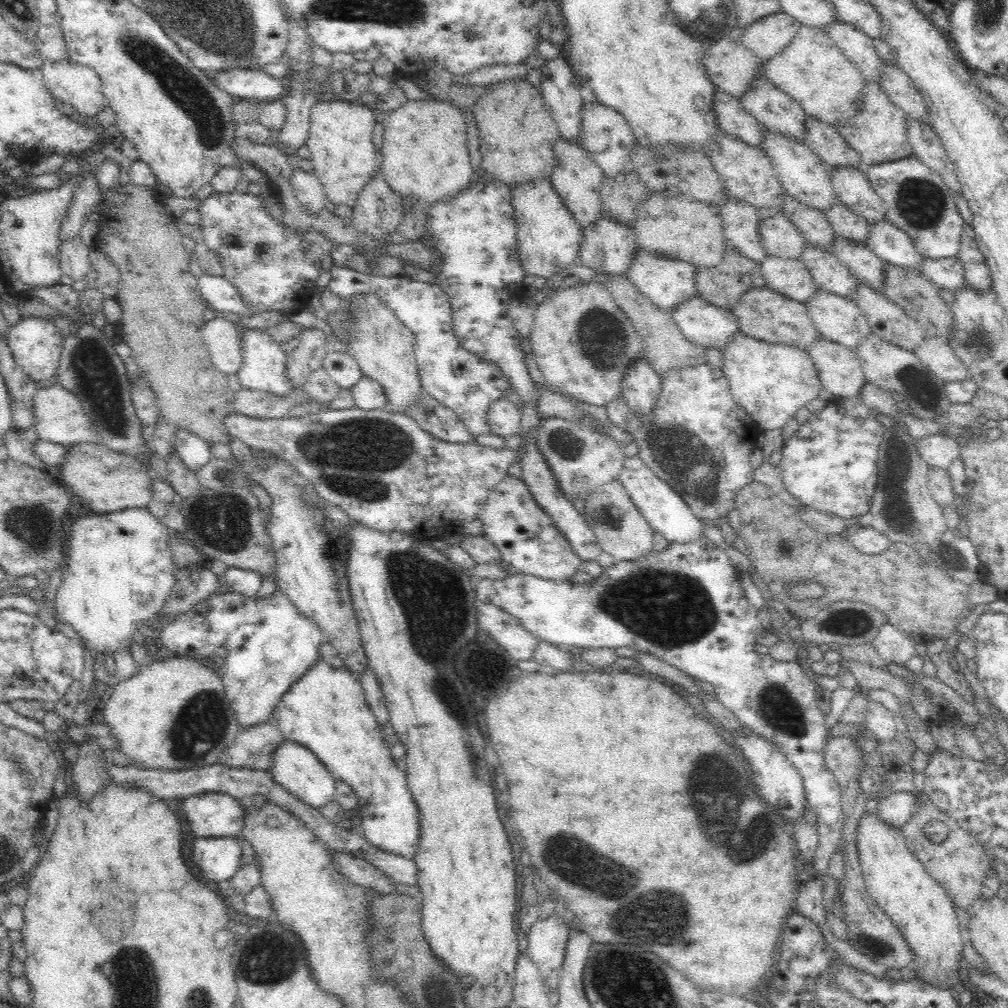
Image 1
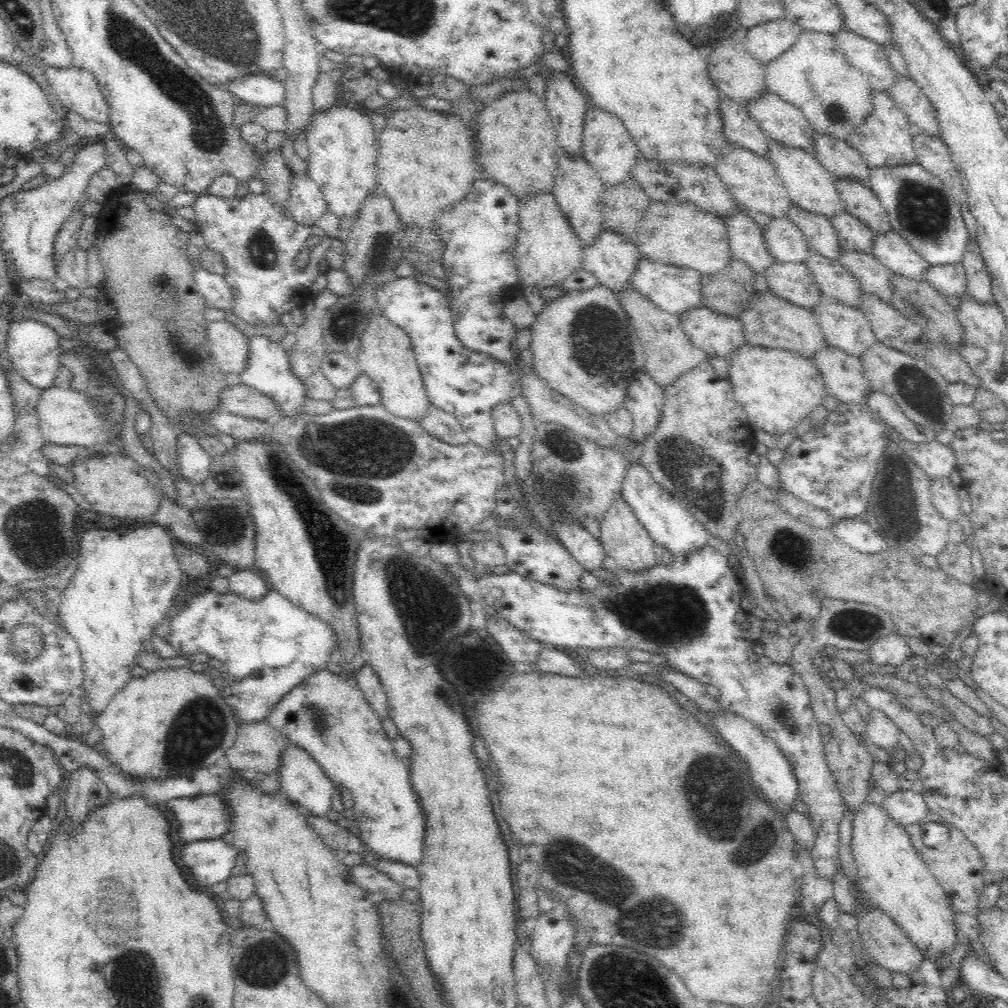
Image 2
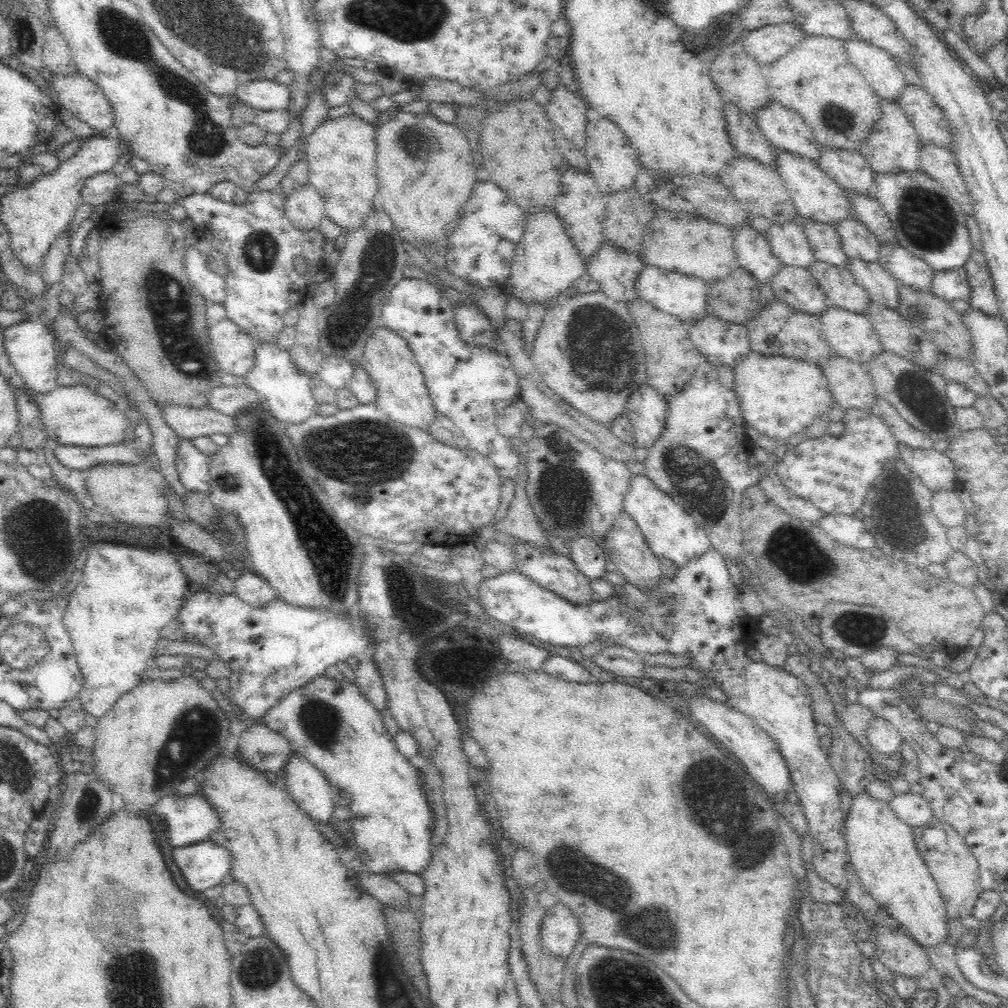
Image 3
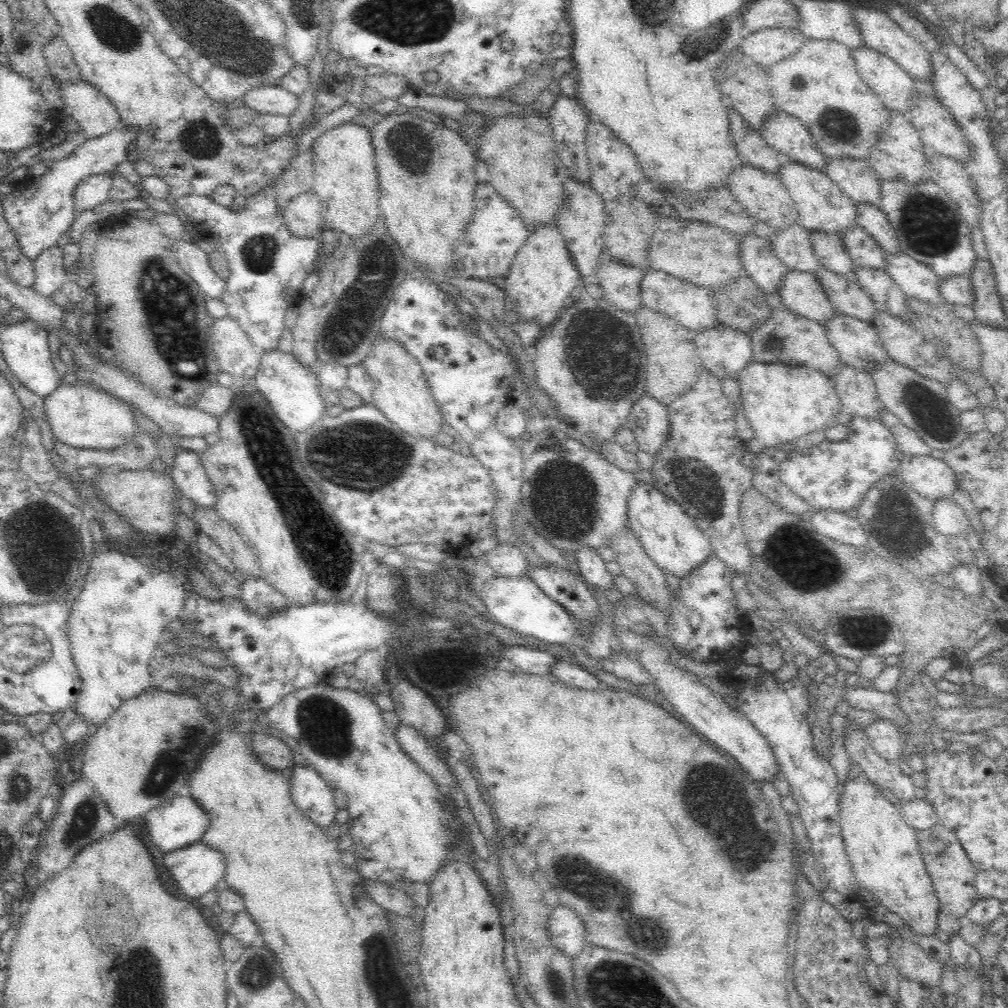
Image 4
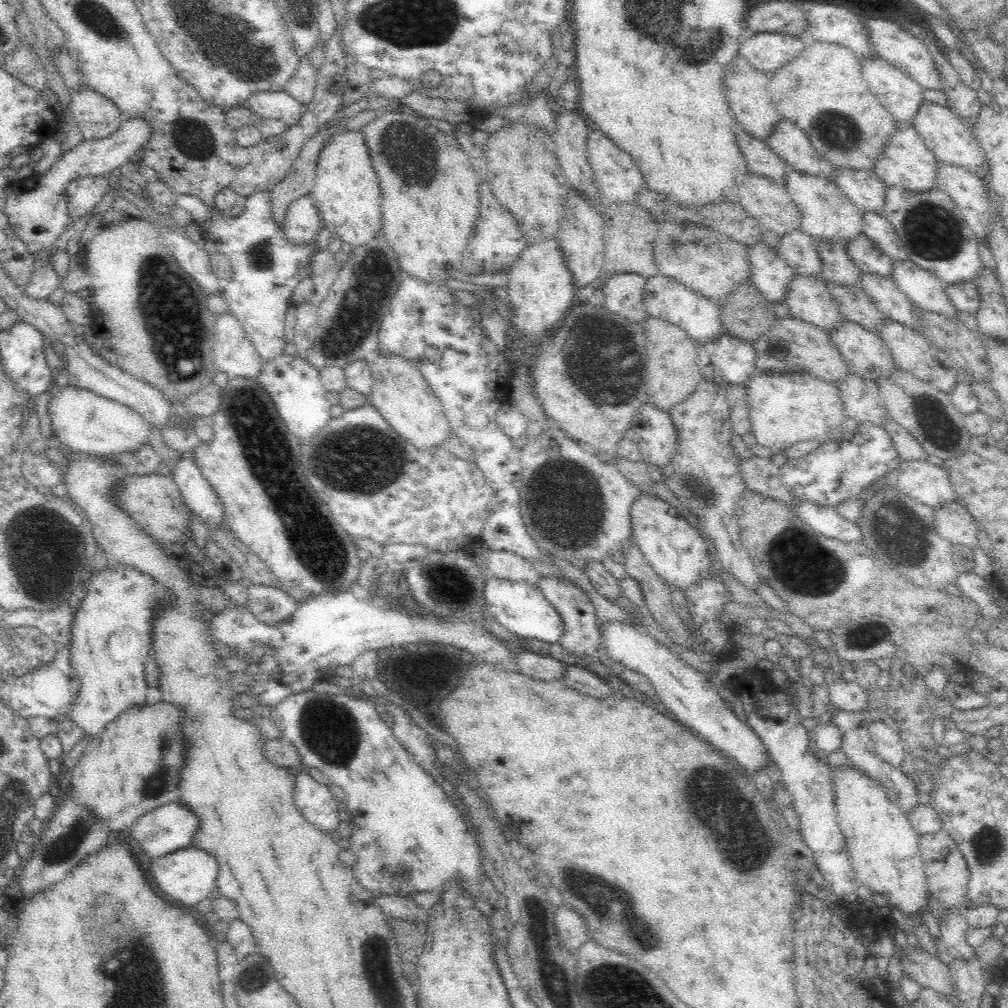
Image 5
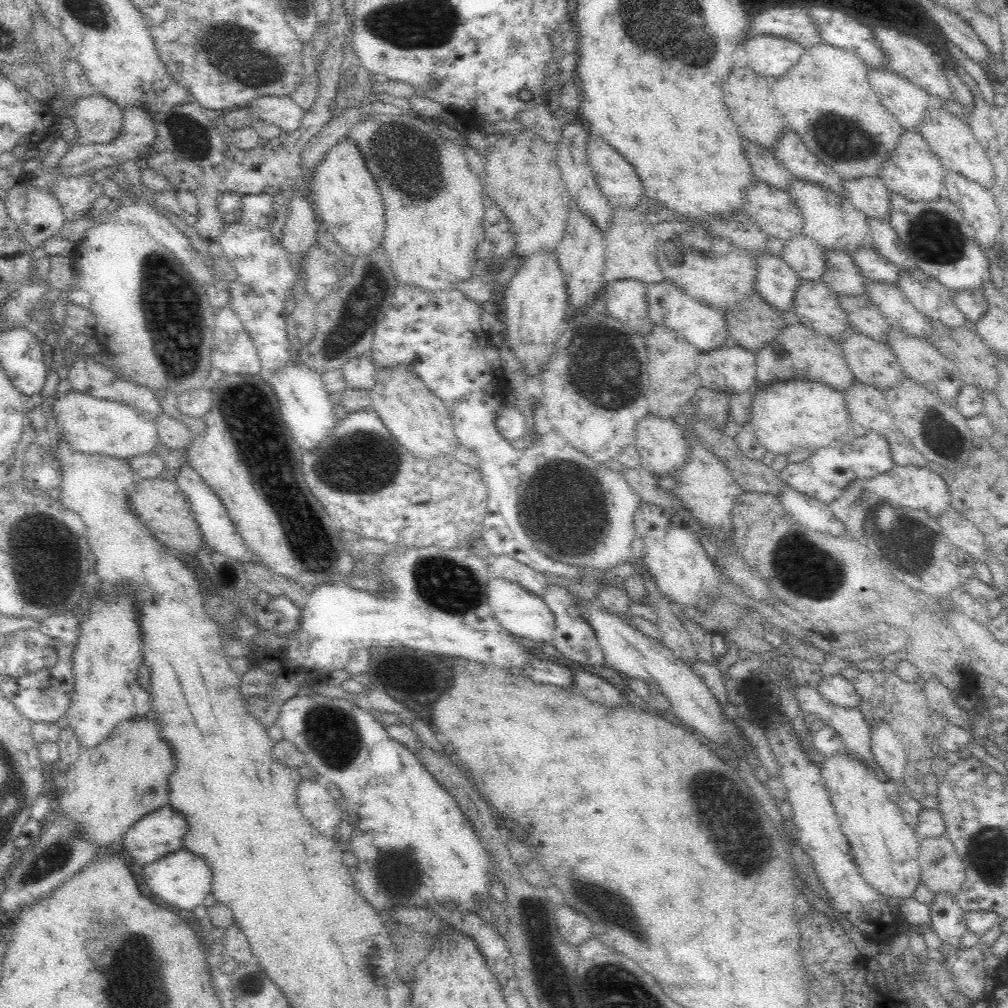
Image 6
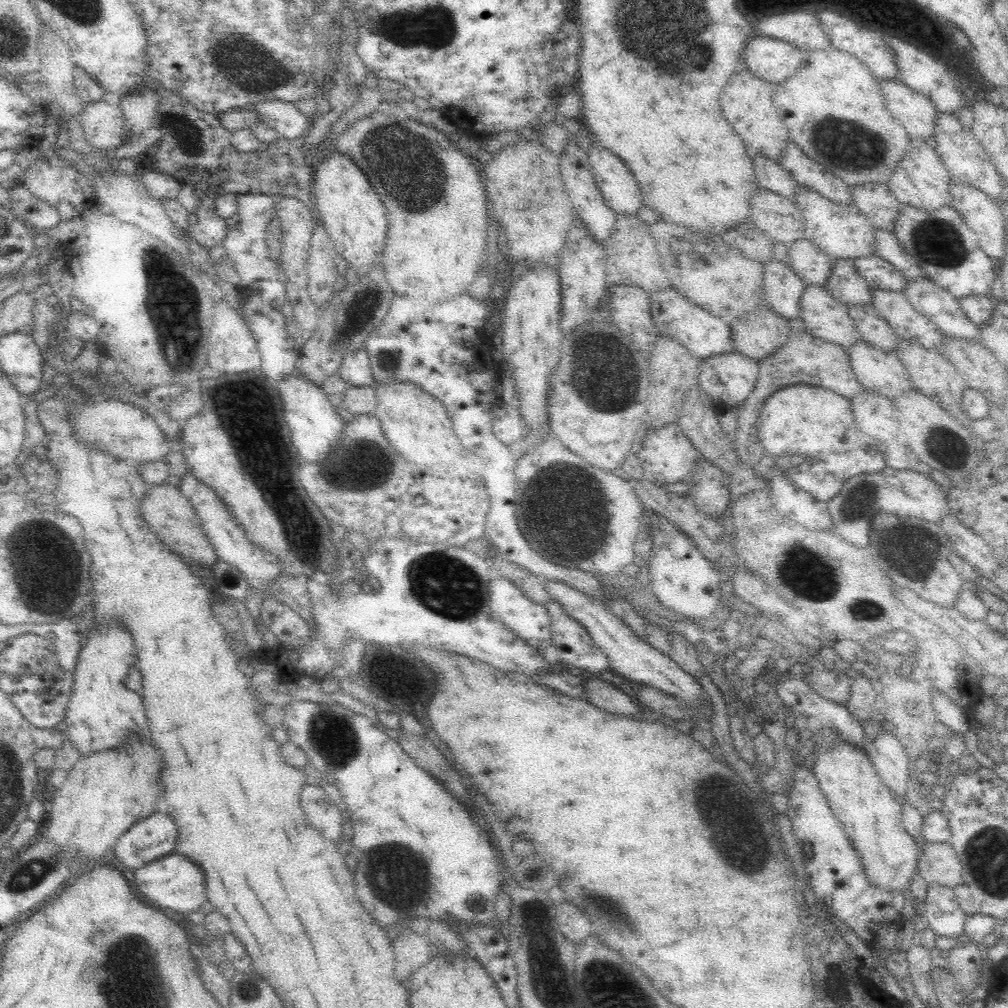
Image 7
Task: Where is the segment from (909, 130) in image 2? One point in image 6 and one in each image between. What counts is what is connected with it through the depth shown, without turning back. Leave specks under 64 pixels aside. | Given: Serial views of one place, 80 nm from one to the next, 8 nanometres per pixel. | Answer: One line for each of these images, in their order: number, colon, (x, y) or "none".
3: (893, 146)
4: (899, 154)
5: (907, 163)
6: (913, 171)

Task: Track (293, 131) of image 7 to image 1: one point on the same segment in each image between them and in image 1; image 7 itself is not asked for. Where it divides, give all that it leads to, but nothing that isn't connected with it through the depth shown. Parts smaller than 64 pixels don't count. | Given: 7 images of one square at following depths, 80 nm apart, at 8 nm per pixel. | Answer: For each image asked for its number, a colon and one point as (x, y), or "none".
1: (243, 84)
2: (259, 89)
3: (267, 94)
4: (273, 99)
5: (279, 105)
6: (273, 110)

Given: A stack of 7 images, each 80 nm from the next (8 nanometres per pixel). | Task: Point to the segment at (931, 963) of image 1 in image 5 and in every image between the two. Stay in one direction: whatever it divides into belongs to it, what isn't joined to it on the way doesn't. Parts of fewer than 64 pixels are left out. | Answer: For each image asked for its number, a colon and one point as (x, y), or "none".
2: (893, 877)
3: (882, 850)
4: (883, 851)
5: (884, 850)

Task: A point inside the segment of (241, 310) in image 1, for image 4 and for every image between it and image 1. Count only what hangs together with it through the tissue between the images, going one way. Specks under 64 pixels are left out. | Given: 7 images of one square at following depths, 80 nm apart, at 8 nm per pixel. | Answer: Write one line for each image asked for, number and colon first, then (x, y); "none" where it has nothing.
2: (213, 287)
3: (212, 287)
4: (195, 261)

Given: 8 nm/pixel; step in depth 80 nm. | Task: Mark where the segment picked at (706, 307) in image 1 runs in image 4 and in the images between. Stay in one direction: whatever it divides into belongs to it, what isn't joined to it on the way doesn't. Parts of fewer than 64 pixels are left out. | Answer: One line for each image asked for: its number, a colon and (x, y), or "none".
2: (717, 335)
3: (721, 343)
4: (725, 352)

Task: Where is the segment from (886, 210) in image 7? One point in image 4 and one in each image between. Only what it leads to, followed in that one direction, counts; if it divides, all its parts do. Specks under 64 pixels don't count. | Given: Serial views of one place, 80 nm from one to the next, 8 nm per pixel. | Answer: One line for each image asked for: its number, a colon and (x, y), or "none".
4: (857, 179)
5: (866, 190)
6: (870, 195)

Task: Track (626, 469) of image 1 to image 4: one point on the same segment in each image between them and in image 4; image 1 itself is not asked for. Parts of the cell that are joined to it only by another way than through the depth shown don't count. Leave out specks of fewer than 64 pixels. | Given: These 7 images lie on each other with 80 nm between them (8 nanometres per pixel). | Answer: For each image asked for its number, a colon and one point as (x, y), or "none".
2: (670, 526)
3: (671, 533)
4: (669, 536)

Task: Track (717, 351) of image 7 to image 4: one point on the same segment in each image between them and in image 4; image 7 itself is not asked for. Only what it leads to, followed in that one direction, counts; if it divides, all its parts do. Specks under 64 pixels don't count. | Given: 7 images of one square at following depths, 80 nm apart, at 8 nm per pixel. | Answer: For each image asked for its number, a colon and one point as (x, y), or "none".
4: (693, 307)
5: (663, 298)
6: (700, 324)

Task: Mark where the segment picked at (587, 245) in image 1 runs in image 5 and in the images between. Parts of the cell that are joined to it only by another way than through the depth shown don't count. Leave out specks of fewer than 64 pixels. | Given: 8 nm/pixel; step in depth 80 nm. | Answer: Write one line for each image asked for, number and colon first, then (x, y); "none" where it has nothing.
2: (612, 258)
3: (616, 271)
4: (621, 284)
5: (623, 293)

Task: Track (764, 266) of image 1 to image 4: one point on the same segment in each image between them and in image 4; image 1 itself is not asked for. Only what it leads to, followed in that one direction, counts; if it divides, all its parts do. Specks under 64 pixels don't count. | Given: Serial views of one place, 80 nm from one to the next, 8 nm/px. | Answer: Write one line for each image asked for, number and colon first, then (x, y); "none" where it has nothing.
2: (794, 282)
3: (797, 287)
4: (802, 293)

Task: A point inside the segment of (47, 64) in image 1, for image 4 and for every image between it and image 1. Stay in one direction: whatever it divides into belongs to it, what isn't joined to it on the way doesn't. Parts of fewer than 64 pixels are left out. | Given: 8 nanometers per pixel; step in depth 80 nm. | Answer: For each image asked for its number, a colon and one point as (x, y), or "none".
2: (76, 88)
3: (76, 92)
4: (94, 113)

